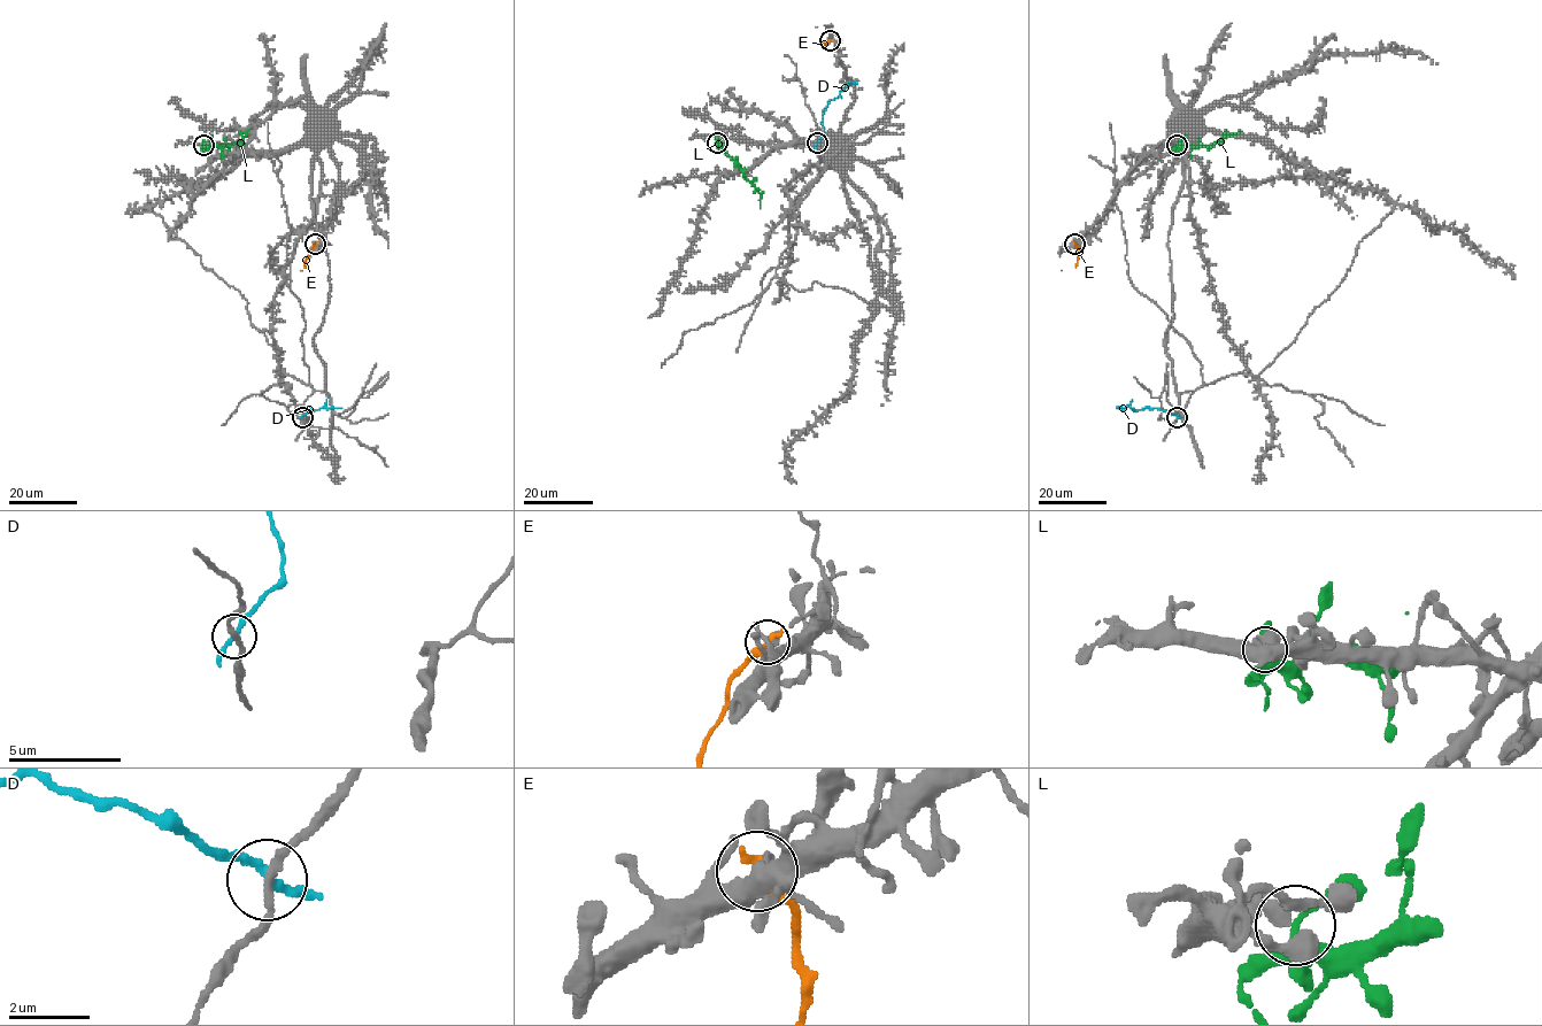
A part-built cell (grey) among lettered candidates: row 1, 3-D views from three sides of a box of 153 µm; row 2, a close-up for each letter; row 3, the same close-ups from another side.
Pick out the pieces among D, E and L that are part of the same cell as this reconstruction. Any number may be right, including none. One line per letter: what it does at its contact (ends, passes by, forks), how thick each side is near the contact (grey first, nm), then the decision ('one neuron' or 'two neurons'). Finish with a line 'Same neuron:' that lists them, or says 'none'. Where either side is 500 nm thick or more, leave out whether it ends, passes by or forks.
D: it passes by | 200/200 nm | two neurons
E: it ends | 400/360 nm | two neurons
L: it forks | 340/200 nm | two neurons
Same neuron: none

